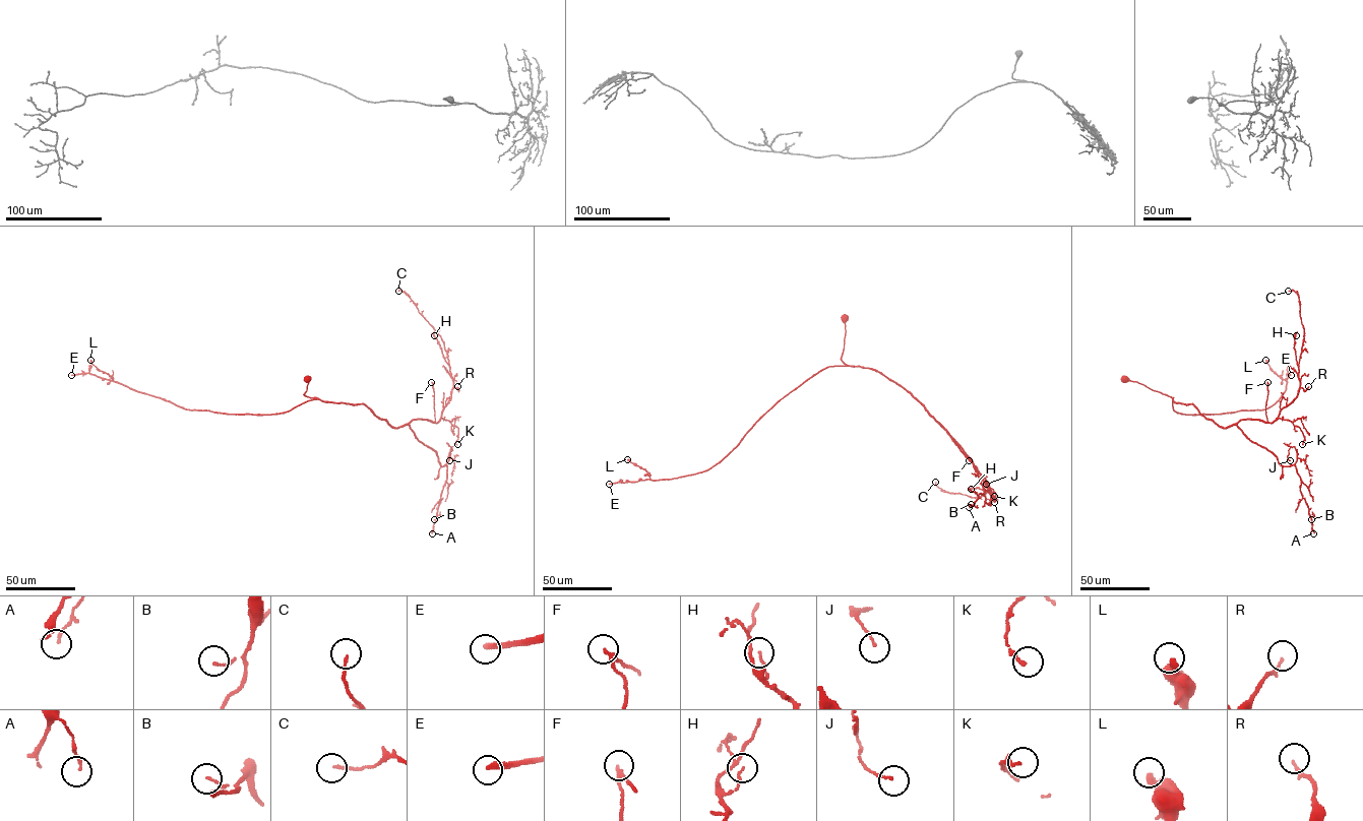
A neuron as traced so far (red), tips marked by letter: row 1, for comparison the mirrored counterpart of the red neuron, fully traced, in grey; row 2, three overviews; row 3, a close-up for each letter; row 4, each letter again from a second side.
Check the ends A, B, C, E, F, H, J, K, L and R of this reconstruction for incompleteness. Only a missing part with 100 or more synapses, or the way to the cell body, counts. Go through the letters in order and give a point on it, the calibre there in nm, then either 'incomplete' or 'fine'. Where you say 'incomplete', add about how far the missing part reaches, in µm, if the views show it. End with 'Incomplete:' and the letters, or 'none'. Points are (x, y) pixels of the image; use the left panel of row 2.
A: (432, 533) | 140 nm | fine
B: (434, 519) | 100 nm | fine
C: (398, 291) | 120 nm | fine
E: (71, 375) | 280 nm | incomplete | 350 µm
F: (431, 382) | 150 nm | fine
H: (434, 335) | 100 nm | fine
J: (449, 460) | 110 nm | fine
K: (457, 444) | 170 nm | fine
L: (90, 360) | 360 nm | fine
R: (457, 386) | 160 nm | fine
Incomplete: E

